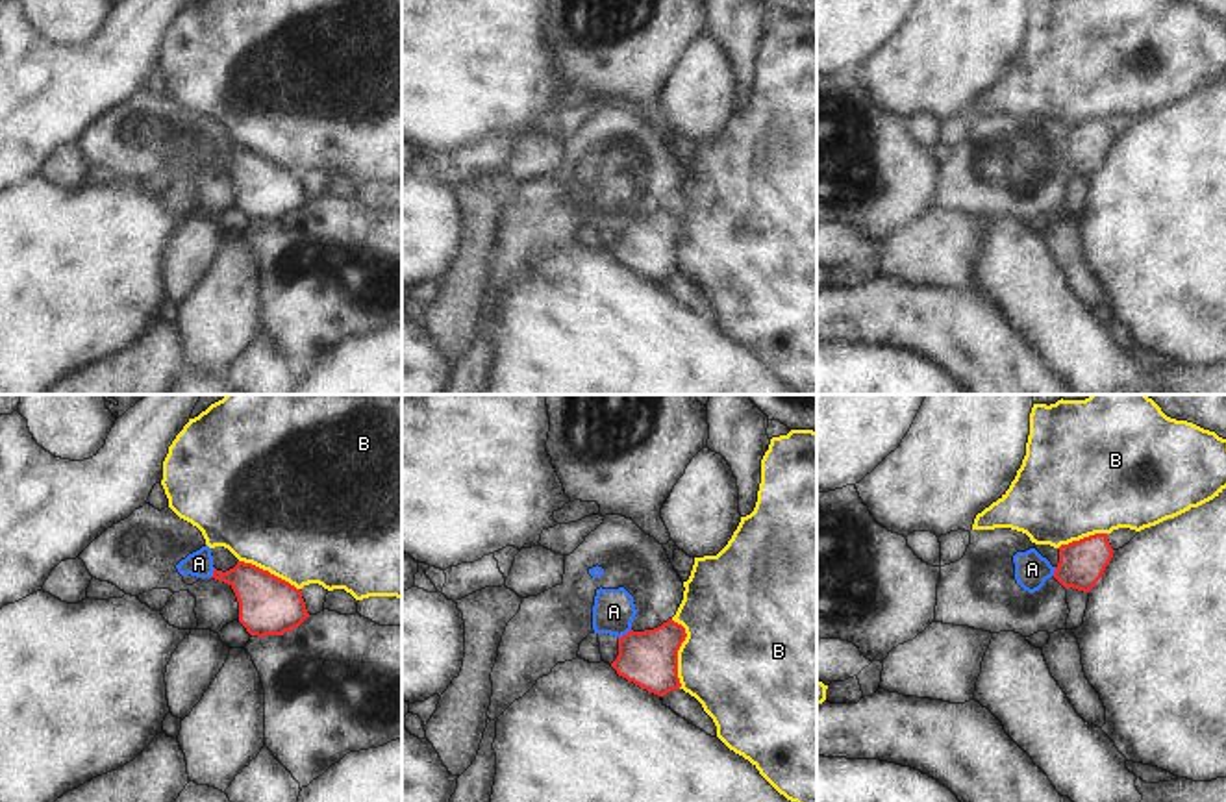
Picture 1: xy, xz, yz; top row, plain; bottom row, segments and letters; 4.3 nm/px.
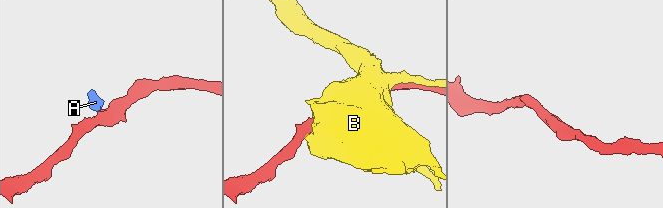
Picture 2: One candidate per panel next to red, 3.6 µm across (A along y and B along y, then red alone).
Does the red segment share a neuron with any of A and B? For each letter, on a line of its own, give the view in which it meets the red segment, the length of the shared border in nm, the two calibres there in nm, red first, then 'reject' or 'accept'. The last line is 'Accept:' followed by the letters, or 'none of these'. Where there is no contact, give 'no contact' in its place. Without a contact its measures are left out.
A: xz | 70 nm | 240/190 nm | reject
B: xz | 300 nm | 240/460 nm | reject
Accept: none of these

